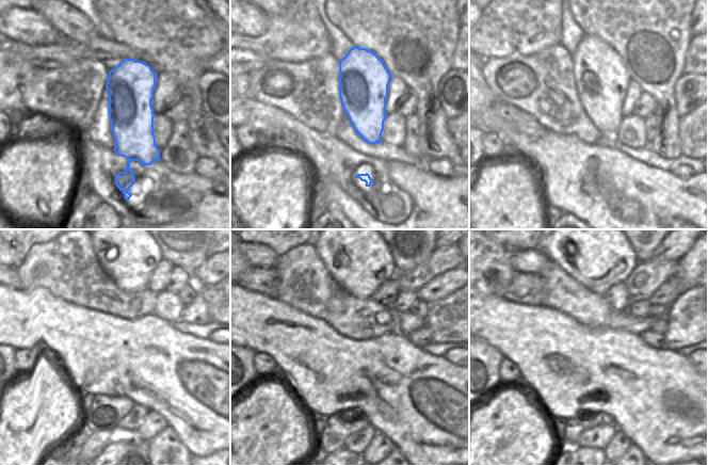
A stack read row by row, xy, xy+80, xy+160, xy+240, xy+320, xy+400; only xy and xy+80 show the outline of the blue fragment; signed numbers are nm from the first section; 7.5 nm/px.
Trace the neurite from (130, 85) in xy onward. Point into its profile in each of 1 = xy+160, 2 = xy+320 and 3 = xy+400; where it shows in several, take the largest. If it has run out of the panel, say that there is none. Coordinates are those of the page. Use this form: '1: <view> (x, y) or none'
1: xy+160 (601, 79)
2: xy+320 (357, 258)
3: xy+400 (593, 251)

